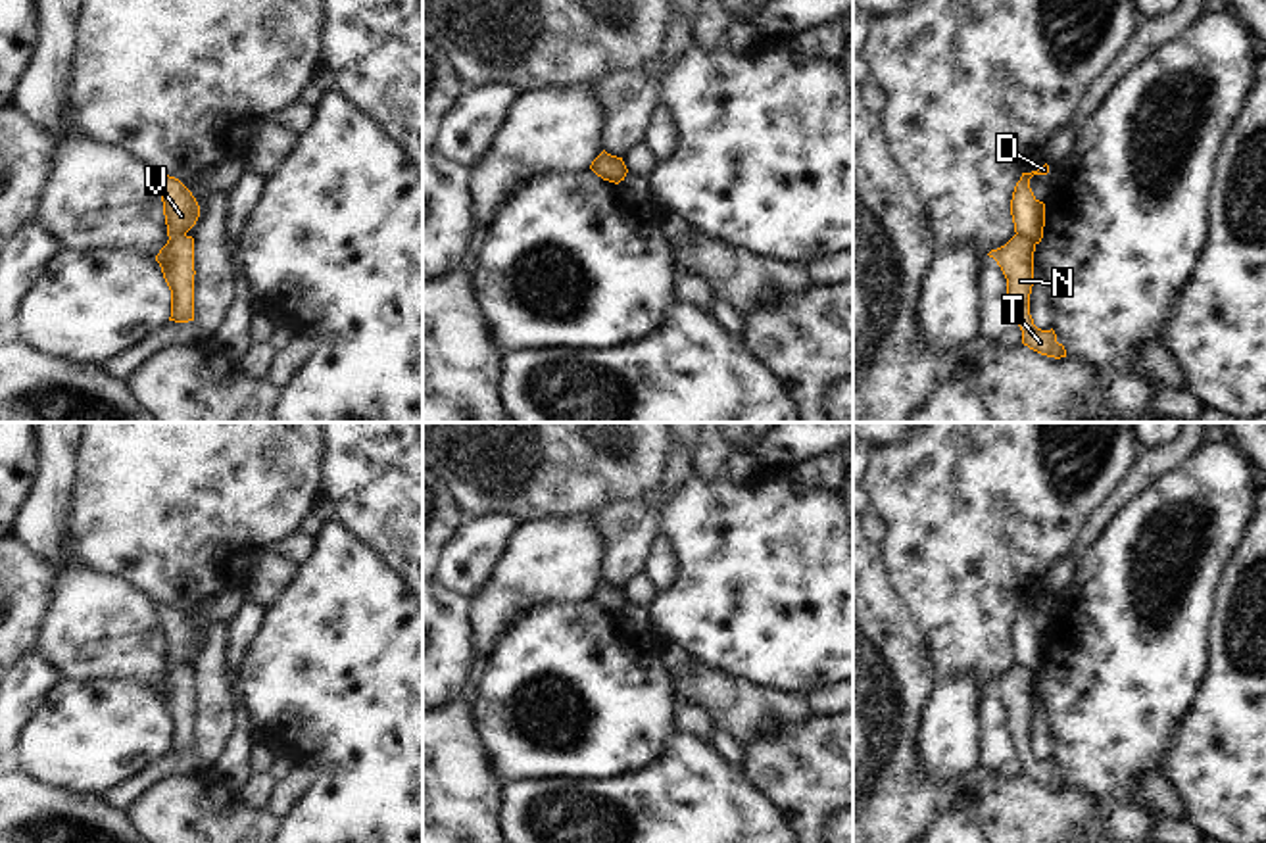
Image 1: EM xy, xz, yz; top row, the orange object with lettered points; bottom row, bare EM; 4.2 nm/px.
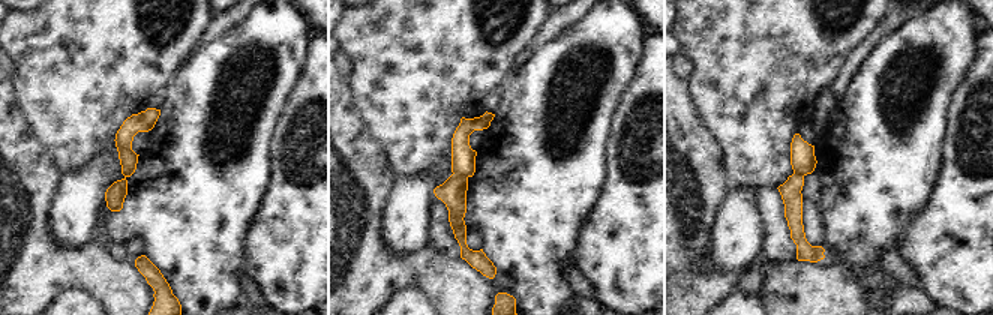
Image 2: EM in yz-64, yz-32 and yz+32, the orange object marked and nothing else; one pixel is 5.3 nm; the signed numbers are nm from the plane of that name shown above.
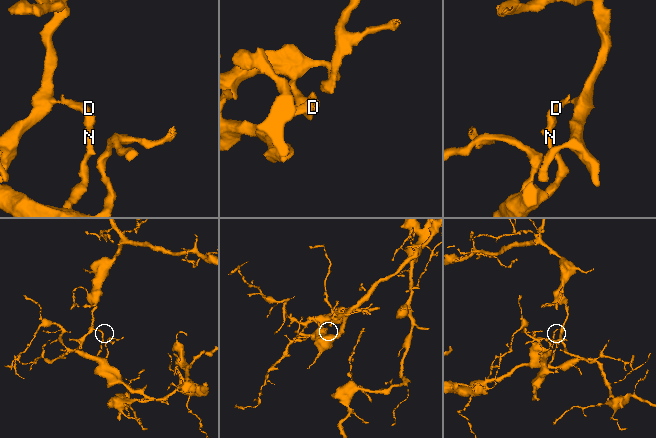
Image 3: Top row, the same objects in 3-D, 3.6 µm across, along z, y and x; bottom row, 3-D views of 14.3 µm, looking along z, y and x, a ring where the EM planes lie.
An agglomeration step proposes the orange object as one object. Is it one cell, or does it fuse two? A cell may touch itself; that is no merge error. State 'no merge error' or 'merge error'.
merge error

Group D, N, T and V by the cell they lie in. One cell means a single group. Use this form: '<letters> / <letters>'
D V / N T

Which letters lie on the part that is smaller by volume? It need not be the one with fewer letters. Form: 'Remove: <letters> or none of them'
Remove: N, T

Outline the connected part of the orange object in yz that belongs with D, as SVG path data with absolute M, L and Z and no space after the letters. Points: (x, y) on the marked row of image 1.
M1041 165L1037 171L1022 173L1020 181L1014 186L1012 200L1010 200L1010 215L1014 223L1014 232L1039 244L1043 238L1045 227L1045 204L1039 202L1032 188L1030 179L1034 175L1047 175L1049 165Z

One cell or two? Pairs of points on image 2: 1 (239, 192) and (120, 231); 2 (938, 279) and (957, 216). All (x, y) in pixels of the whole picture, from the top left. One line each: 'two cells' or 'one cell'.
1: one cell
2: one cell

